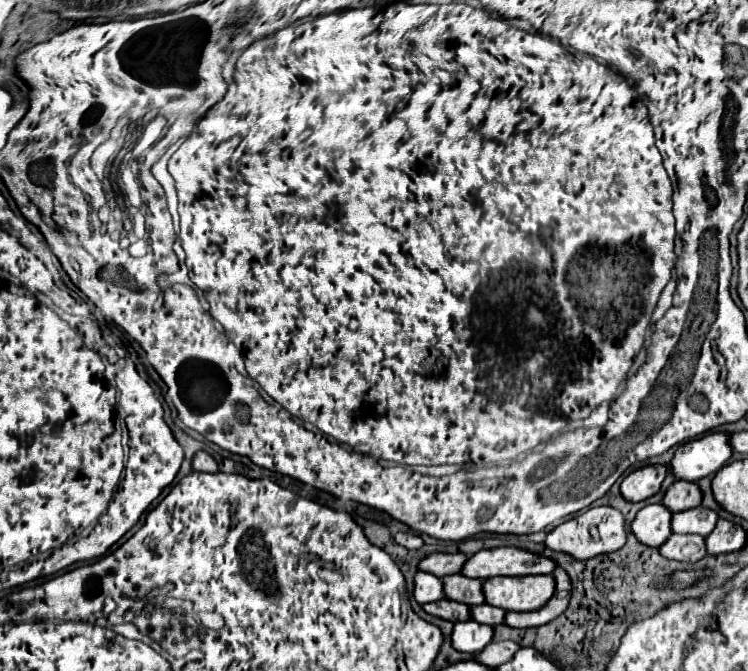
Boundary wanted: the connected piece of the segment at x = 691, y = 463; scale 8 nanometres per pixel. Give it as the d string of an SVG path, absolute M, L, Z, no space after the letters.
M706 433L698 439L682 443L672 459L672 475L676 481L696 483L716 473L732 455L728 433Z

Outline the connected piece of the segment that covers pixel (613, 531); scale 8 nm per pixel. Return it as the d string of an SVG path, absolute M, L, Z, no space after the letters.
M592 507L586 513L570 519L570 521L564 521L546 537L548 549L568 553L574 559L592 559L596 555L612 553L612 551L618 551L622 547L622 543L626 543L624 517L620 511L616 511L612 507Z

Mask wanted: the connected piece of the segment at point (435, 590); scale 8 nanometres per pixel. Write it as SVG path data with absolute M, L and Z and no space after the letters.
M418 571L418 575L414 577L414 599L424 605L430 601L440 601L444 599L444 589L442 589L442 581L430 573Z

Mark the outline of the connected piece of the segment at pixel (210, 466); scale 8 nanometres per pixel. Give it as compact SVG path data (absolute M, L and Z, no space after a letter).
M198 451L194 455L194 461L192 461L192 469L198 471L198 473L216 473L218 471L218 463L204 451Z

